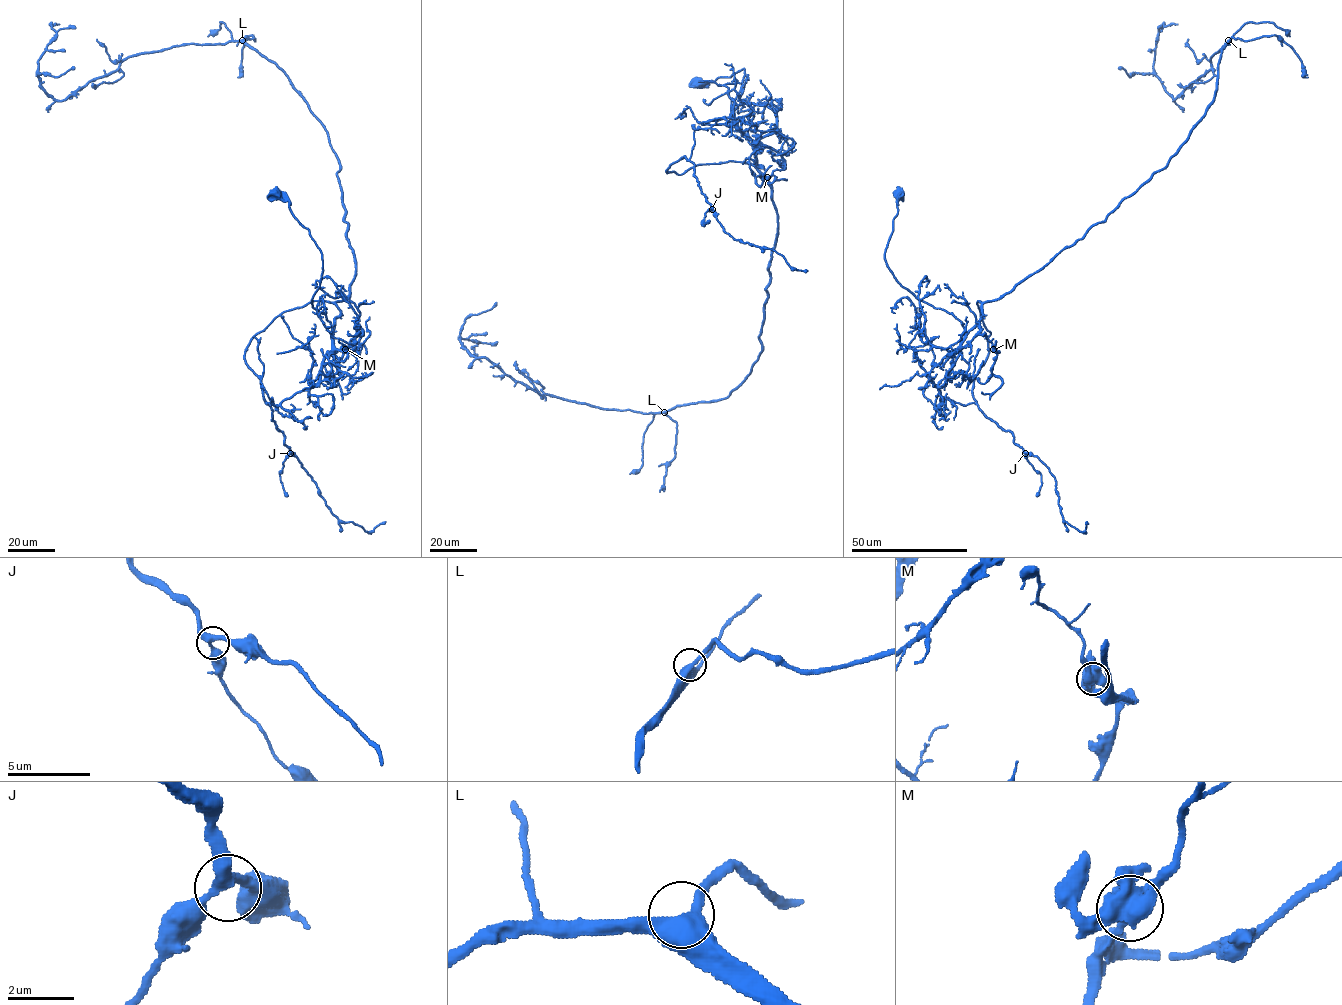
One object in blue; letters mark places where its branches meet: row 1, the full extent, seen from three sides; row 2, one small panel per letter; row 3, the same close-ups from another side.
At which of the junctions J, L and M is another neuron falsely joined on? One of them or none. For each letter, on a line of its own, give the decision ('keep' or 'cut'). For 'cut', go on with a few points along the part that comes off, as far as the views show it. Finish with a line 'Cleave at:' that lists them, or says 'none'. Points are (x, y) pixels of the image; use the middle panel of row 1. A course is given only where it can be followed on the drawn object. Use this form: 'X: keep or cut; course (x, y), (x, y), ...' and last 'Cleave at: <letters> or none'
J: keep
L: keep
M: cut; course (767, 177), (764, 180), (757, 176), (755, 182), (760, 186), (765, 172), (771, 165), (769, 153)
Cleave at: M

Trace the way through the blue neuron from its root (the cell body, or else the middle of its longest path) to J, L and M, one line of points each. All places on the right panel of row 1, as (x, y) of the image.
J: (899, 193), (886, 265), (966, 332), (982, 318), (981, 303), (990, 334), (972, 396), (1025, 453)
L: (899, 193), (887, 267), (968, 332), (984, 302), (1039, 271), (1166, 166), (1213, 99), (1228, 40)
M: (899, 193), (884, 254), (887, 267), (917, 298), (962, 323), (966, 337), (959, 350), (984, 333), (993, 349)

